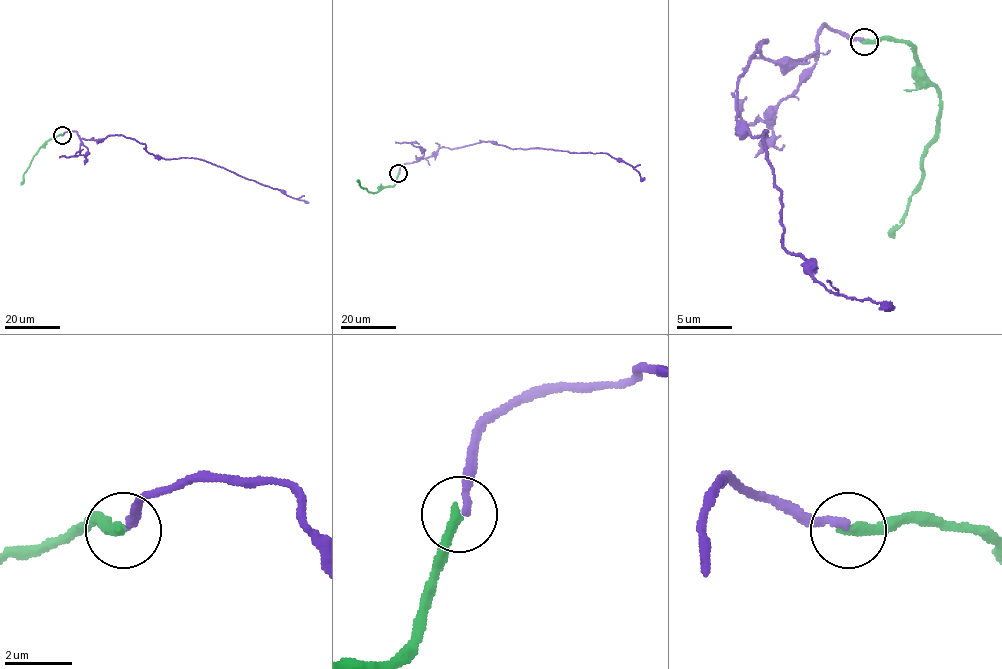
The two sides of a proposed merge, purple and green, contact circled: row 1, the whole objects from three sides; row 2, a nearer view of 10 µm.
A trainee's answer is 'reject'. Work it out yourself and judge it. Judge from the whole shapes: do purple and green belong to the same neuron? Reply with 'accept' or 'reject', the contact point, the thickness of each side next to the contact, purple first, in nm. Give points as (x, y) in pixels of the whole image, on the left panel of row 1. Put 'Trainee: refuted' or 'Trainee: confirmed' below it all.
reject; at (62, 135); 220 nm thick on the purple side, 320 nm on the other
Trainee: confirmed

